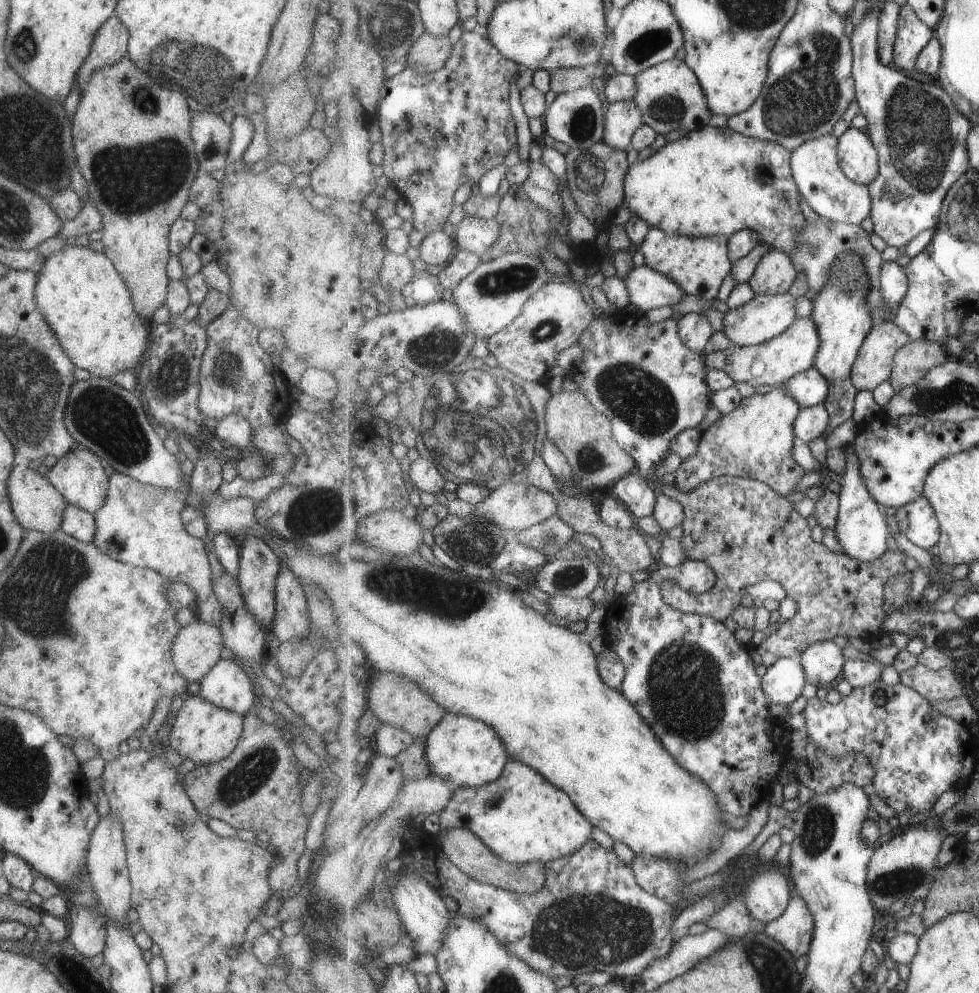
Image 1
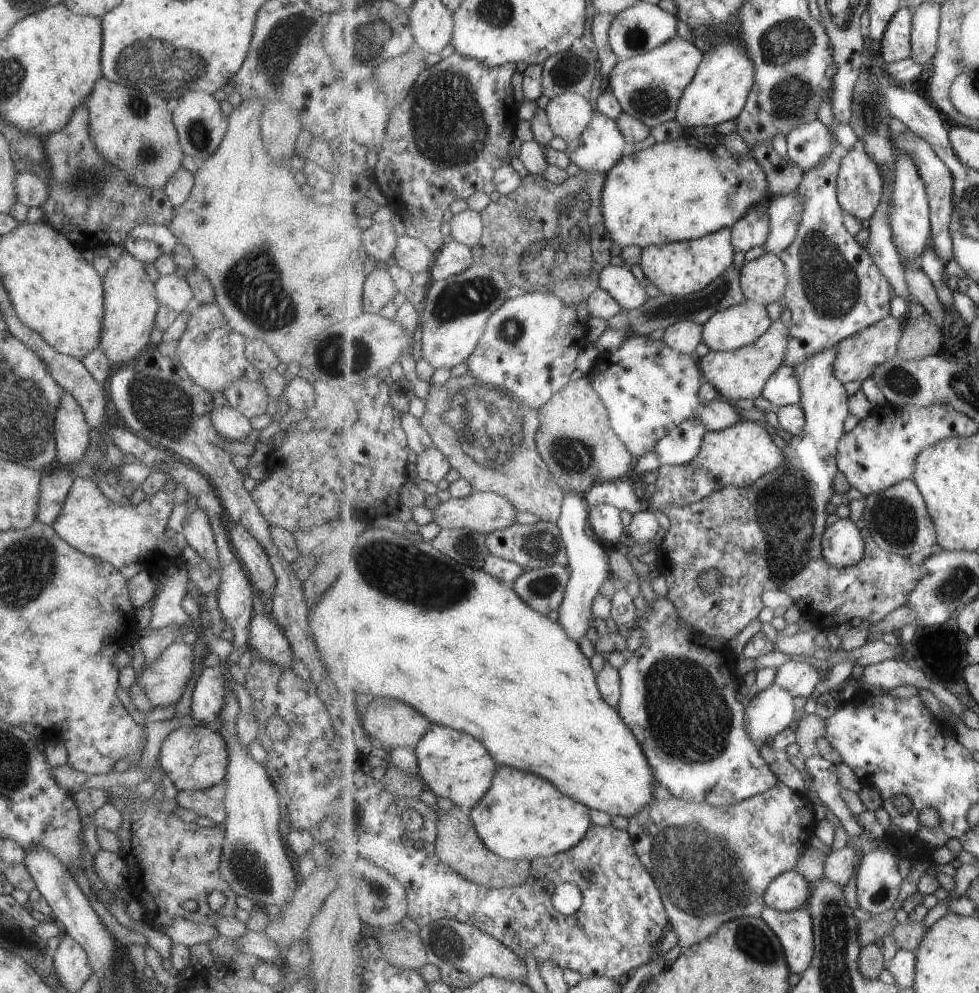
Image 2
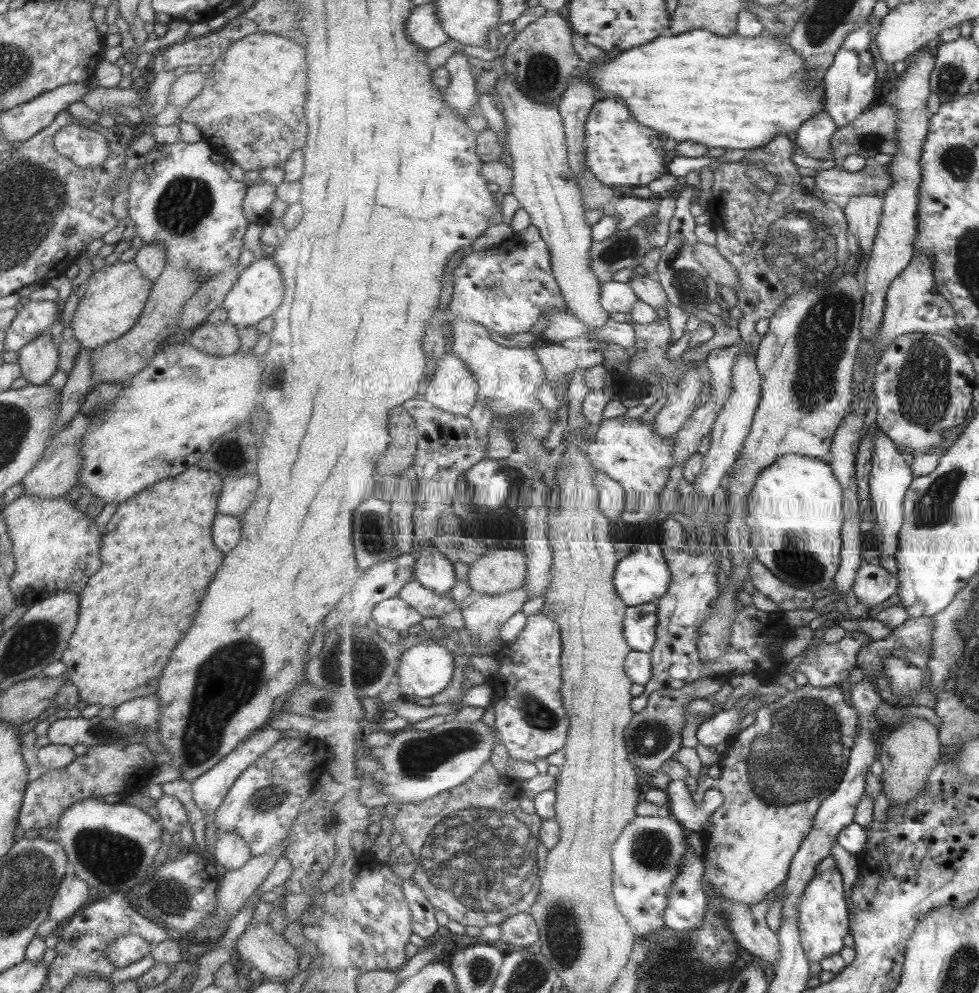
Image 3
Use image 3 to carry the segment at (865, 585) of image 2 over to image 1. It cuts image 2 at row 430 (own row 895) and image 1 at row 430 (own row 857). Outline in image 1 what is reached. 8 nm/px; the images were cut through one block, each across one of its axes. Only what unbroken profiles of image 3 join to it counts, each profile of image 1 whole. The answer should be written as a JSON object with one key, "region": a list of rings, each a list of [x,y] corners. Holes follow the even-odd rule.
{"region":[[[847,253],[842,254],[835,262],[831,282],[827,282],[819,298],[815,298],[811,318],[818,326],[821,348],[819,348],[818,357],[815,358],[814,367],[830,382],[829,394],[827,394],[824,405],[831,414],[831,424],[826,434],[823,434],[825,439],[838,426],[854,418],[859,390],[851,380],[853,365],[859,356],[863,342],[874,329],[871,307],[867,306],[869,294],[871,294],[871,277],[863,262],[863,256]]]}

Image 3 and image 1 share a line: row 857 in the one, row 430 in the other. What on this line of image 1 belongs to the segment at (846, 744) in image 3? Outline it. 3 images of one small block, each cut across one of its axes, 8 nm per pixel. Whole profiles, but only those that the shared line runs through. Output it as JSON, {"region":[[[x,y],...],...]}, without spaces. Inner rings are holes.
{"region":[[[782,386],[767,394],[743,397],[737,410],[715,421],[701,437],[697,454],[682,461],[675,470],[674,485],[679,490],[693,492],[702,482],[721,476],[757,479],[786,495],[806,475],[804,468],[793,458],[793,448],[799,443],[795,420],[802,406],[791,392]]]}

